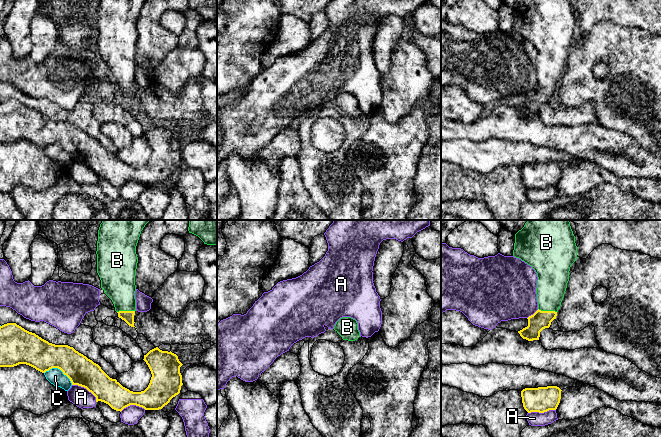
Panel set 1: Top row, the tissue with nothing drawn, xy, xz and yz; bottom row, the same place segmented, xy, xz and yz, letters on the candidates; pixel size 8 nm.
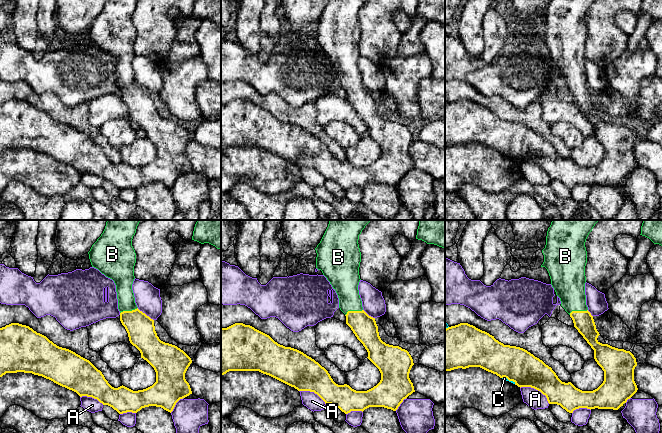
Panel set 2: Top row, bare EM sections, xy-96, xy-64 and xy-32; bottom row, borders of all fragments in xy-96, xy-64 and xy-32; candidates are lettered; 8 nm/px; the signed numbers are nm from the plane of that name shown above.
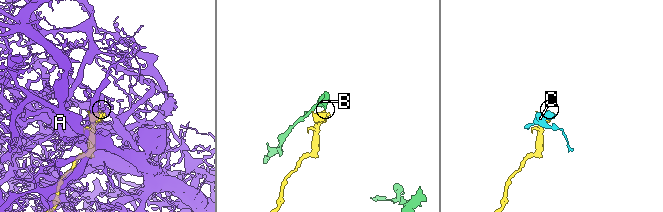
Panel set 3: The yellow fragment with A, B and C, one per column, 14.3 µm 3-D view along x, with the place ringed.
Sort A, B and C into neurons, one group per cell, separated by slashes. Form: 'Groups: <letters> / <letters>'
Groups: A C / B

